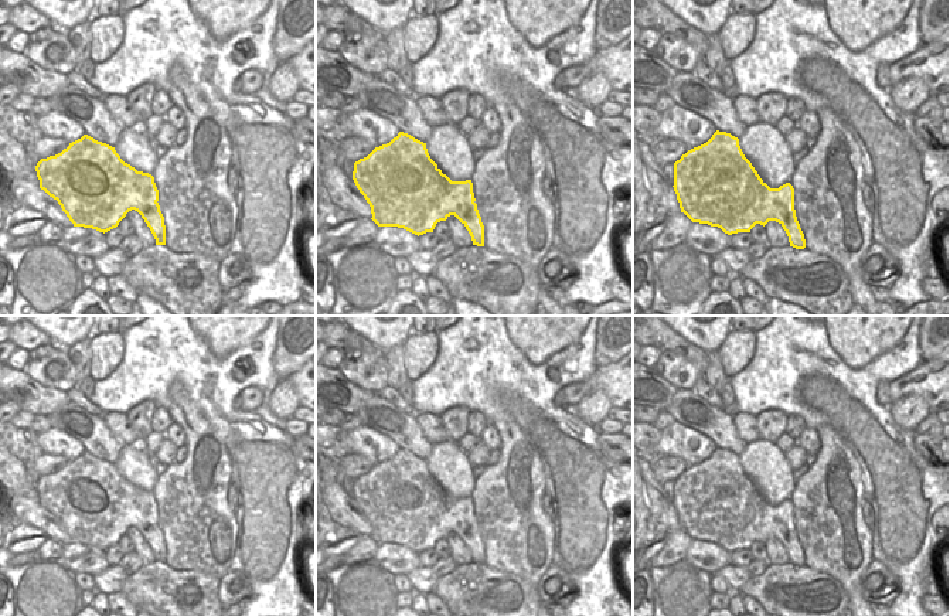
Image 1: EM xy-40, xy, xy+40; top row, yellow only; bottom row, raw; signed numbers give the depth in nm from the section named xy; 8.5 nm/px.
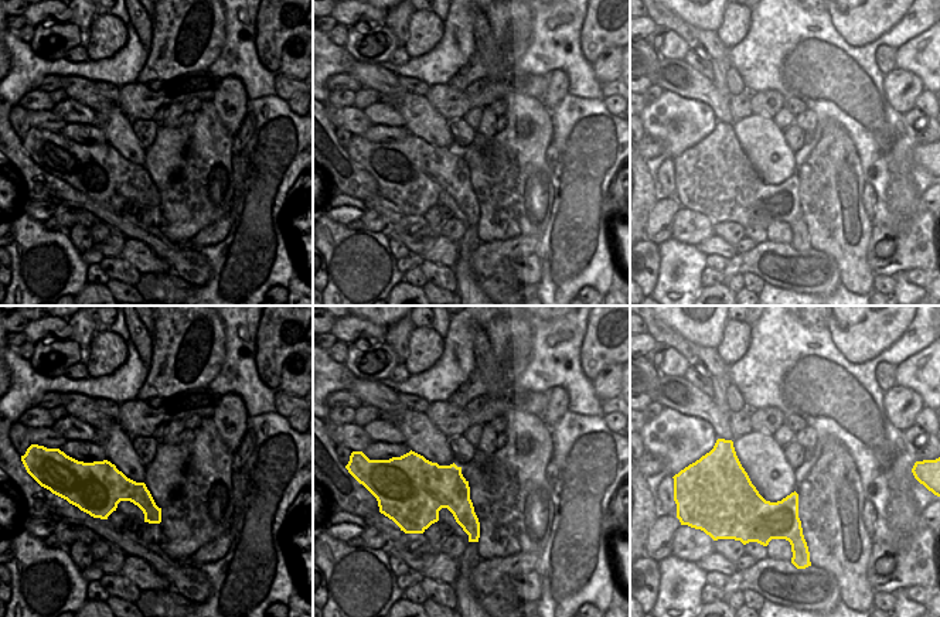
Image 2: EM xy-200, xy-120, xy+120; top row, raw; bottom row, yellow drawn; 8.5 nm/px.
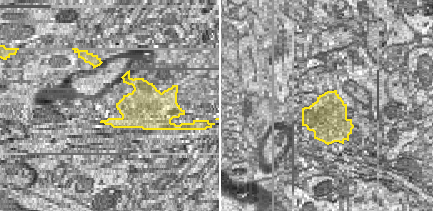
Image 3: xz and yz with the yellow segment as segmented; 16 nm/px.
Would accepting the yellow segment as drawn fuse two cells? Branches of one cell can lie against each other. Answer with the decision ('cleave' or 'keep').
cleave

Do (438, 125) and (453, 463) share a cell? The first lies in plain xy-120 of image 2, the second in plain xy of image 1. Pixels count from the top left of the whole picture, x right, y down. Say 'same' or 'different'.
different

